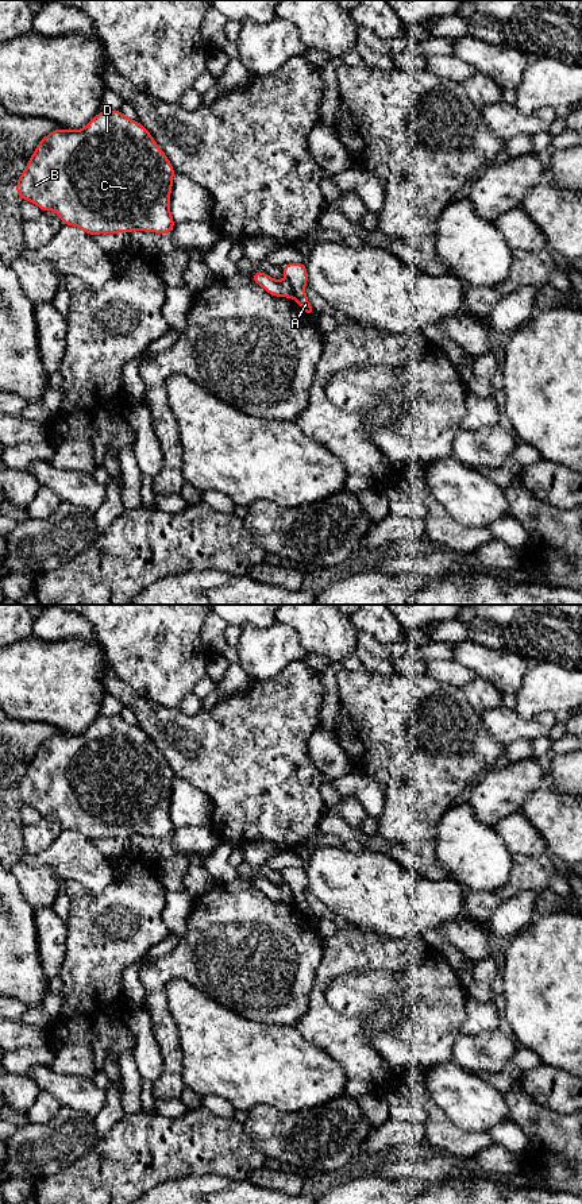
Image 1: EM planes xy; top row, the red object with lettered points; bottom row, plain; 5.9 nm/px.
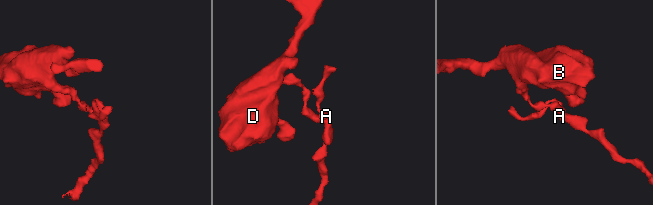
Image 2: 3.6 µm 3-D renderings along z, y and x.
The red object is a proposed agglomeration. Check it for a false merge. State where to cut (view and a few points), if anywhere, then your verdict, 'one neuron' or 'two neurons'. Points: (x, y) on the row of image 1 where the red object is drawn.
xy (288, 280), (295, 297) | two neurons

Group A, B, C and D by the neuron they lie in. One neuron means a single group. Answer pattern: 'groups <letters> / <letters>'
groups A / B C D

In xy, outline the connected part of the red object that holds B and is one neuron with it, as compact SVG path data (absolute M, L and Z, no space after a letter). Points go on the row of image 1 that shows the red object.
M120 109L112 112L100 111L82 130L63 130L57 128L46 135L36 146L32 157L28 159L24 171L16 182L18 198L28 200L39 207L42 212L55 211L61 217L63 225L76 225L85 231L88 235L95 236L99 234L119 234L132 232L136 229L155 234L170 234L176 221L170 213L170 192L173 188L173 175L176 170L165 153L159 148L151 134L138 121L128 119Z

